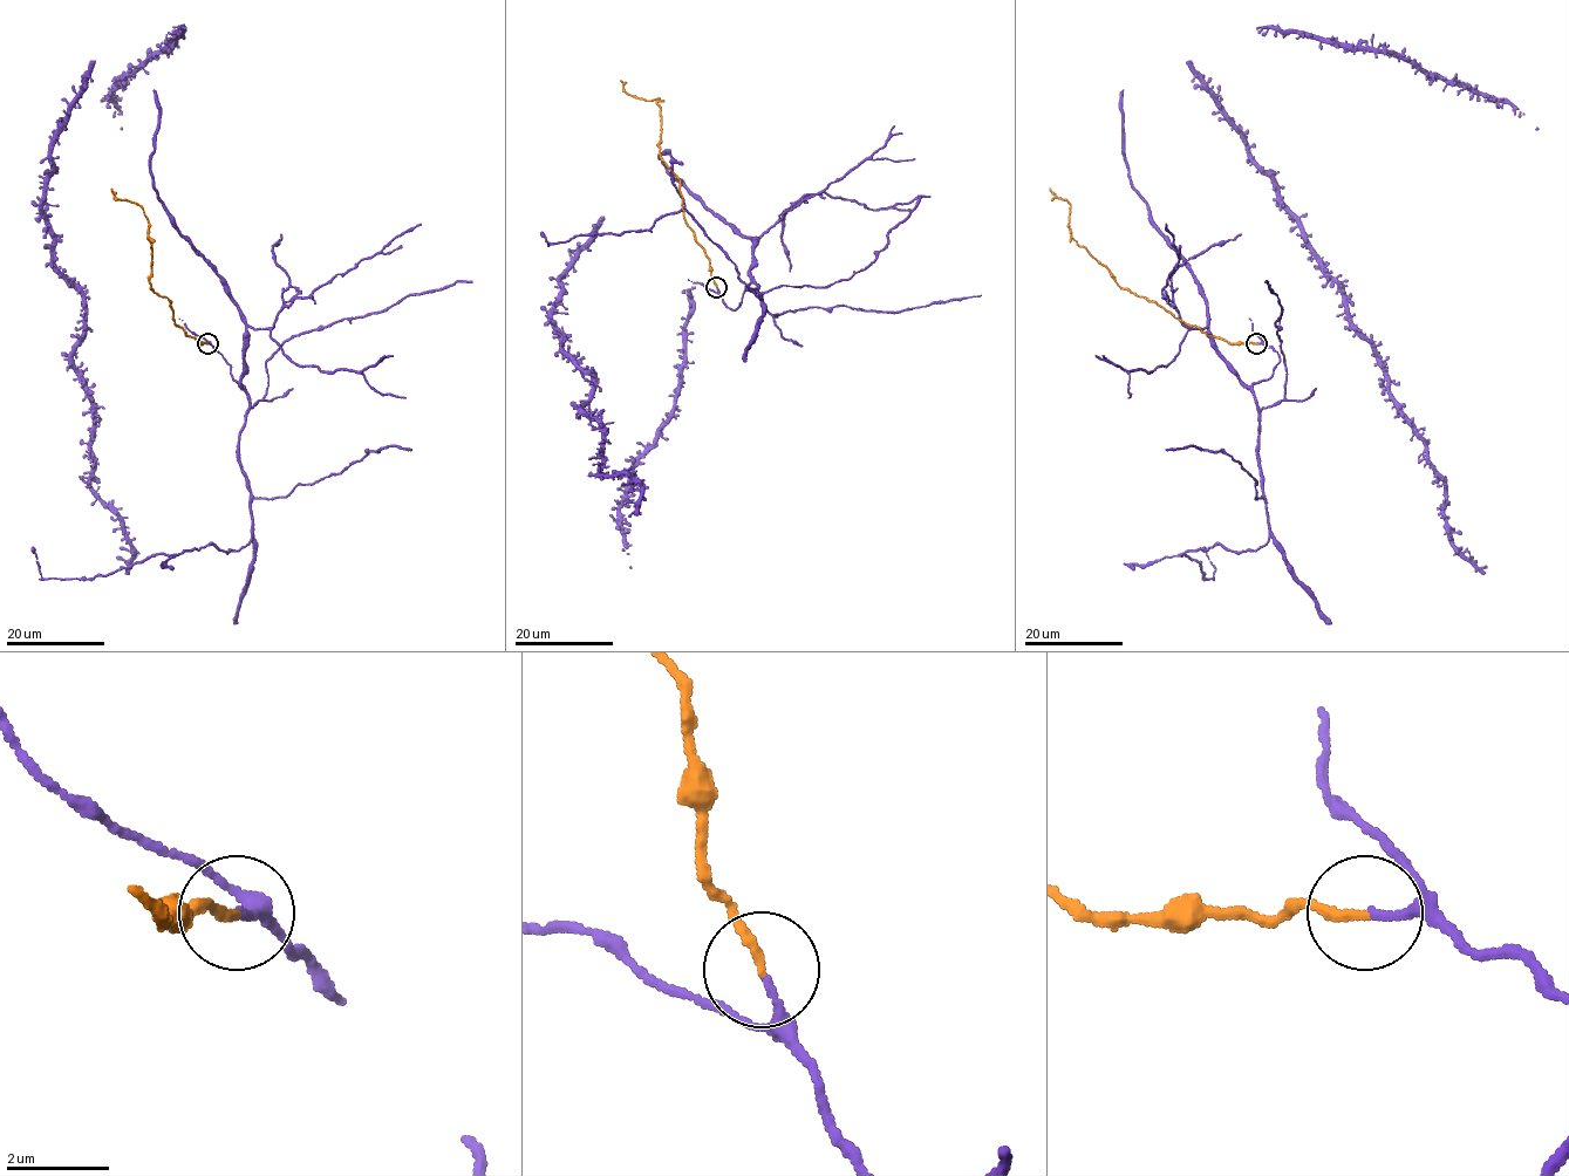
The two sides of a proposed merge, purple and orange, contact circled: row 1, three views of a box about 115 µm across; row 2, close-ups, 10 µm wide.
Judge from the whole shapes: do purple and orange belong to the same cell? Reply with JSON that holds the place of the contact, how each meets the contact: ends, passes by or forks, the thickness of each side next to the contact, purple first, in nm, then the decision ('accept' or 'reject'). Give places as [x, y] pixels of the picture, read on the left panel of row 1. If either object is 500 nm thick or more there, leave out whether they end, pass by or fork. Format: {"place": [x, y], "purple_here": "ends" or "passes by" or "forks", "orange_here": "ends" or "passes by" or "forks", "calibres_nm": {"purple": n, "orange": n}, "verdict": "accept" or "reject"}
{"place": [207, 343], "purple_here": "ends", "orange_here": "ends", "calibres_nm": {"purple": 160, "orange": 180}, "verdict": "accept"}

